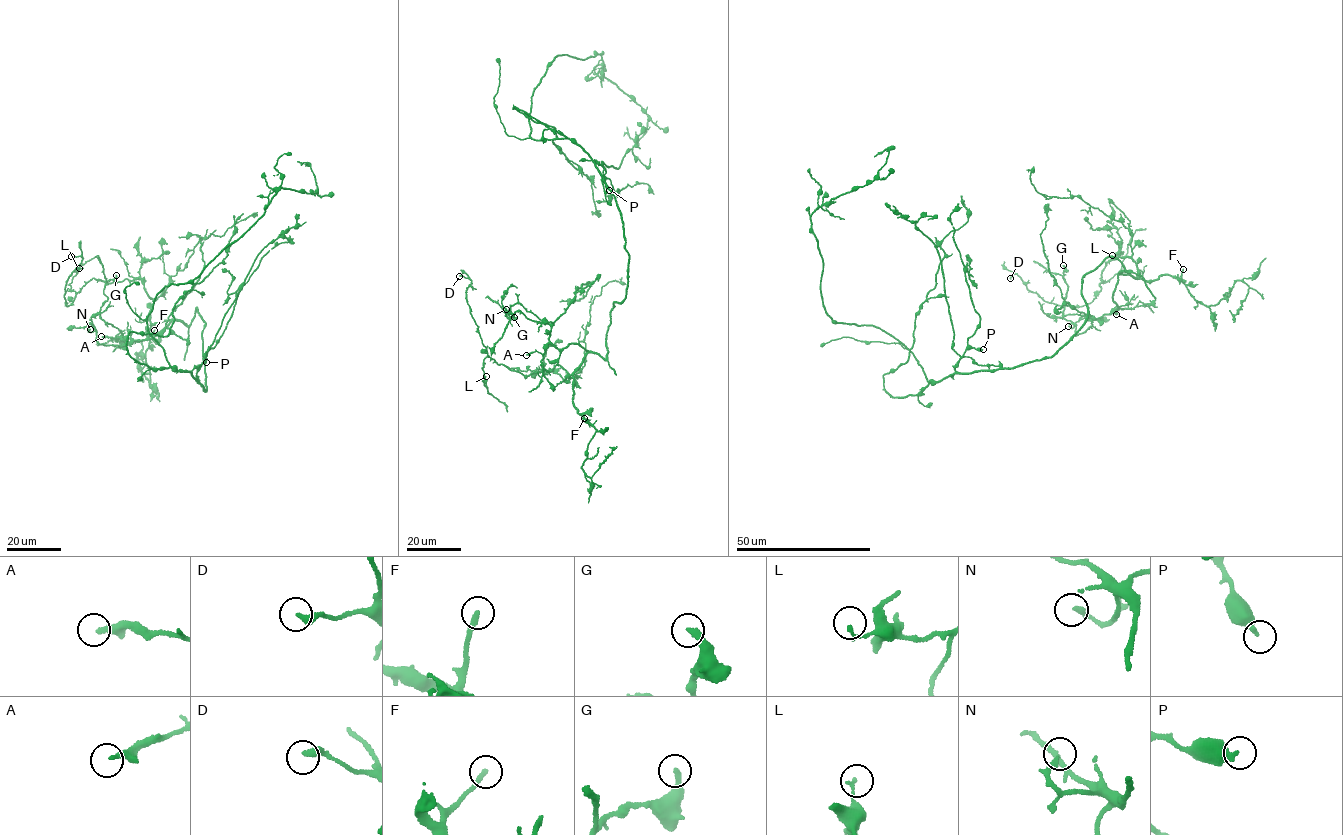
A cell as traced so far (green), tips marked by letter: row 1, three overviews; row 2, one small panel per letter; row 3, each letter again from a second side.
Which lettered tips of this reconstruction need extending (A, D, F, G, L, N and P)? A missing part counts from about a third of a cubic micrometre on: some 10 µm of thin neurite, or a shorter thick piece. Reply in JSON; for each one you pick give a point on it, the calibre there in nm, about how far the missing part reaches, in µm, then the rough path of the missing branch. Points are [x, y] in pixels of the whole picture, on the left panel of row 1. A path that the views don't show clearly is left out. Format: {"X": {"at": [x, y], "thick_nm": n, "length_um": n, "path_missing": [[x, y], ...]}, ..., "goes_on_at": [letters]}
{"F": {"at": [154, 330], "thick_nm": 200, "length_um": 8}, "G": {"at": [116, 275], "thick_nm": 320, "length_um": 4}, "goes_on_at": ["F", "G"]}

